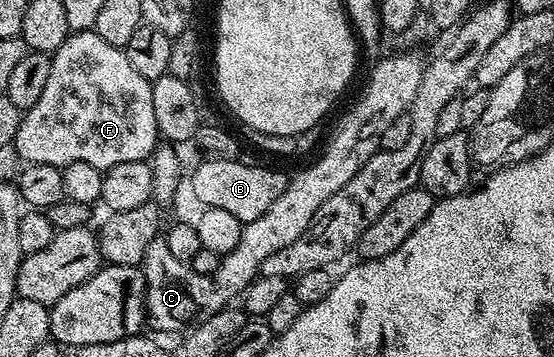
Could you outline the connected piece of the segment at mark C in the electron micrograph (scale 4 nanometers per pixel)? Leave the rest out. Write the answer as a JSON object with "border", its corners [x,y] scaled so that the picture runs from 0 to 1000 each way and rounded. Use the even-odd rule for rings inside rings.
{"border":[[[731,146],[738,148],[724,148],[718,160],[690,157],[671,185],[675,193],[666,204],[659,263],[646,277],[644,297],[625,322],[616,364],[596,389],[587,431],[567,462],[554,465],[545,485],[536,485],[531,496],[523,493],[511,546],[504,546],[504,557],[496,557],[496,569],[489,569],[482,594],[468,602],[468,613],[448,622],[437,639],[431,681],[417,706],[401,717],[395,748],[384,773],[352,770],[352,759],[341,751],[336,734],[316,725],[316,714],[309,714],[309,703],[301,703],[301,681],[296,669],[285,669],[269,683],[262,706],[258,762],[262,770],[262,885],[271,913],[278,910],[280,919],[292,922],[298,933],[312,933],[318,922],[332,924],[350,905],[372,899],[397,866],[408,863],[419,846],[413,843],[419,832],[433,835],[440,824],[442,807],[469,768],[471,739],[475,725],[482,725],[482,714],[496,714],[496,703],[511,703],[525,681],[532,681],[532,669],[540,669],[540,658],[547,658],[547,647],[554,647],[569,591],[576,591],[576,580],[583,580],[583,569],[590,569],[590,557],[597,557],[597,546],[605,546],[605,535],[612,535],[612,524],[625,518],[688,417],[691,367],[699,367],[699,356],[706,356],[706,345],[713,345],[713,333],[720,333],[720,322],[736,317],[742,289],[749,277],[749,255],[756,255],[756,221],[764,221],[769,174],[764,160],[760,171],[758,154],[753,151],[758,146]]]}

